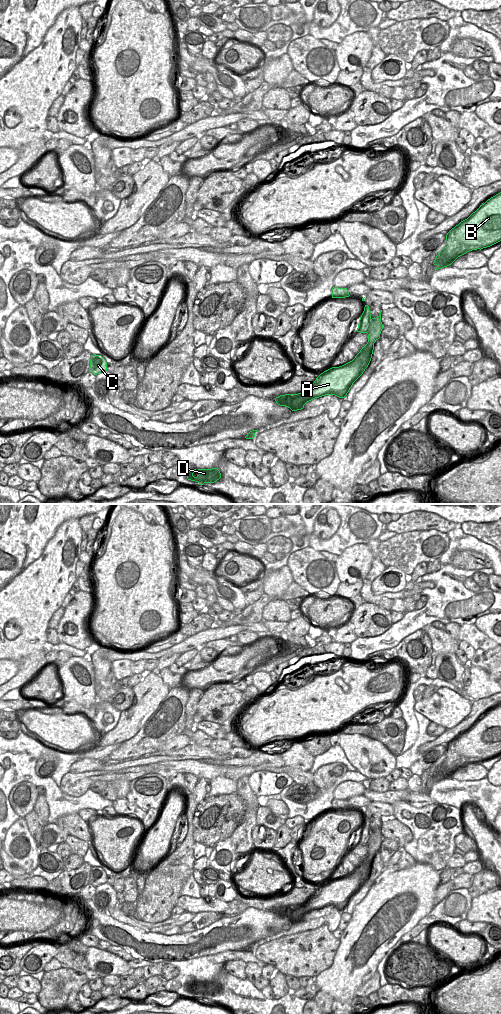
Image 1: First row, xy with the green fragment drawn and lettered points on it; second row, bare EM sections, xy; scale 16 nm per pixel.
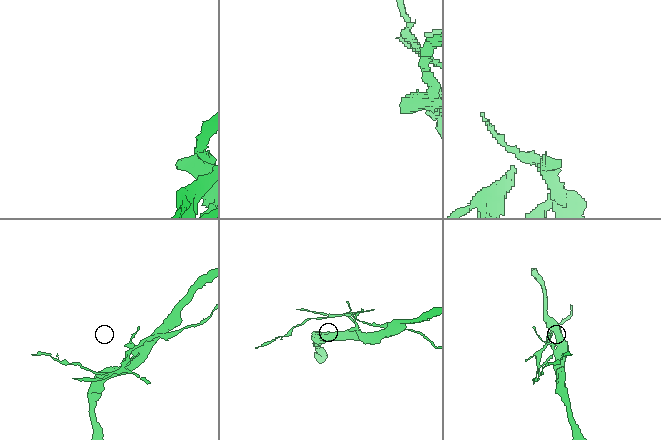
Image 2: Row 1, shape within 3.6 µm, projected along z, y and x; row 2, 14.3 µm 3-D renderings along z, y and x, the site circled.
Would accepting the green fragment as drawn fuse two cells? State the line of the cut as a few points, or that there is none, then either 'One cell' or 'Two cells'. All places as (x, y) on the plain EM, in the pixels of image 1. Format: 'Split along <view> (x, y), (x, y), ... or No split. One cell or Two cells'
Split along xy (371, 831), (367, 845). Two cells.

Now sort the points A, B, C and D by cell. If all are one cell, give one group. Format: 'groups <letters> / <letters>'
groups A B D / C

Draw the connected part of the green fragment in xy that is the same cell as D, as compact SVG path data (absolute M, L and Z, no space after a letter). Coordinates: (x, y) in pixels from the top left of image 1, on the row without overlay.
M217 980L212 981L192 981L187 984L187 991L198 994L200 997L204 995L214 995L221 990L221 985Z

